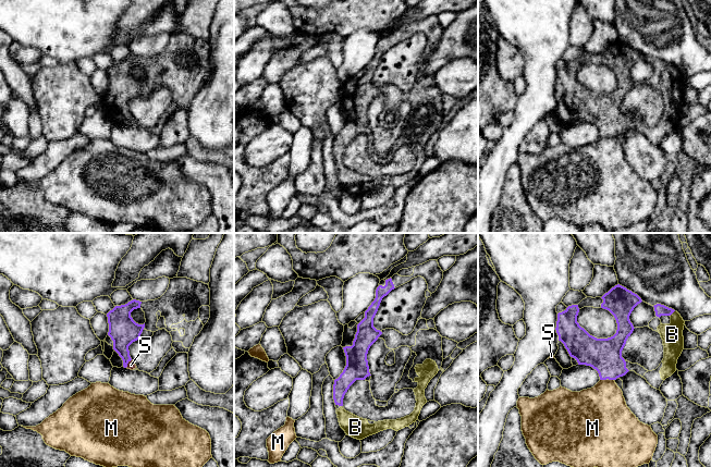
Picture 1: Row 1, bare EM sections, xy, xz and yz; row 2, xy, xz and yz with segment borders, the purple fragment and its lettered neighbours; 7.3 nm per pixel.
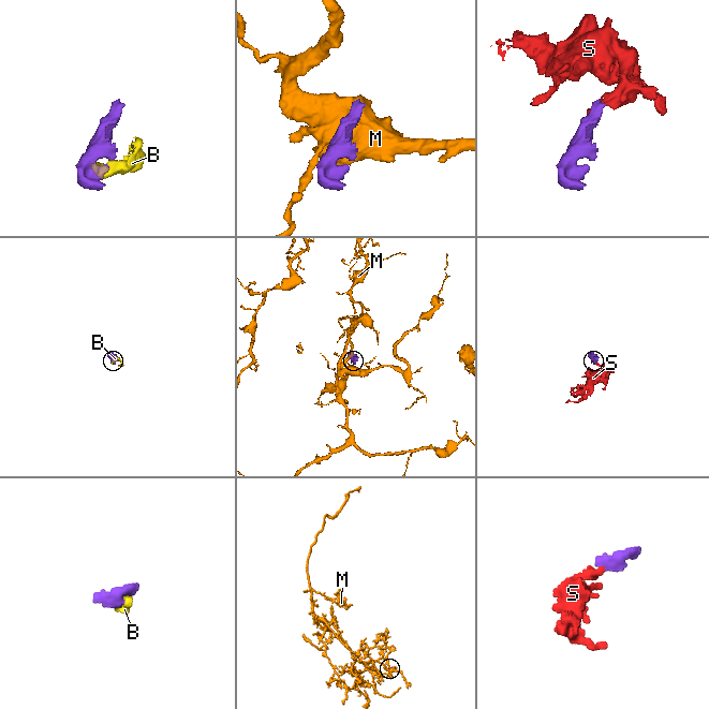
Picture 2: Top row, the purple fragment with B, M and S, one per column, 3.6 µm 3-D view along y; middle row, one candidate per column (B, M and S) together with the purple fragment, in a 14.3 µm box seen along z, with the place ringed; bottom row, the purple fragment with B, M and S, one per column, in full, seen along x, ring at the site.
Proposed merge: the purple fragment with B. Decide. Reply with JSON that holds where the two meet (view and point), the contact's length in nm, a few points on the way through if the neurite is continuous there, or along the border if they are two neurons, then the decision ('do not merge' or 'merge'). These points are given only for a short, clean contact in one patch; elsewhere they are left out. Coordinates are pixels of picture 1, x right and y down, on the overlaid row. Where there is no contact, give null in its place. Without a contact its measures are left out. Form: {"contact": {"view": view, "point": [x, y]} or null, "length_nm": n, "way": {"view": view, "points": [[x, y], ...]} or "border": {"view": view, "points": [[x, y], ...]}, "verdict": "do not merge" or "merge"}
{"contact": {"view": "yz", "point": [672, 312]}, "length_nm": 60, "verdict": "merge"}

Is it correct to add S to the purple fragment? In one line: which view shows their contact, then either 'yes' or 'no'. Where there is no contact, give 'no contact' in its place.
meets purple in xy; yes

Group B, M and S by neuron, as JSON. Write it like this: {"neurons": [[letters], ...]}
{"neurons": [["B", "S"], ["M"]]}

